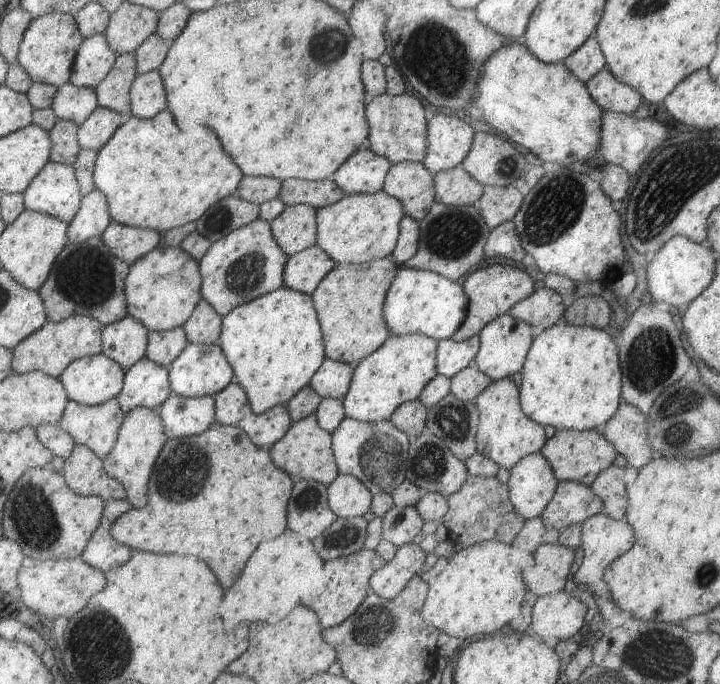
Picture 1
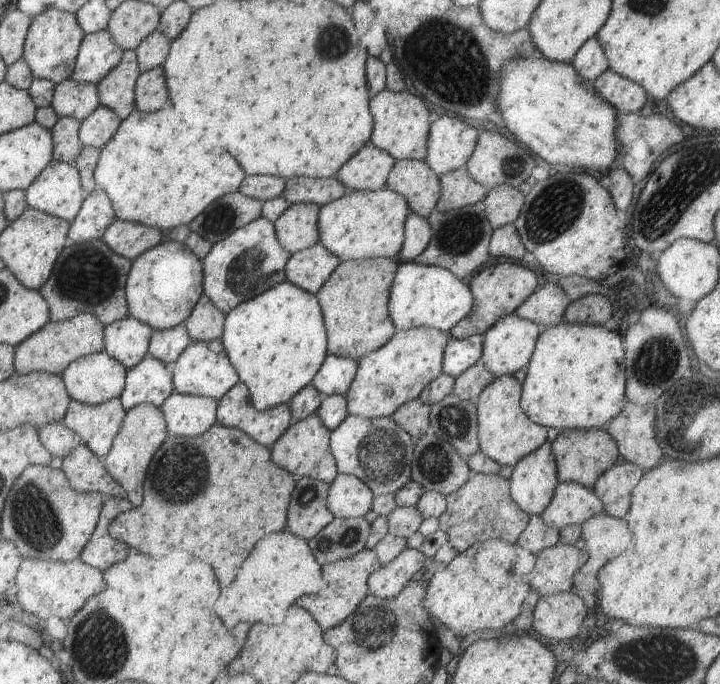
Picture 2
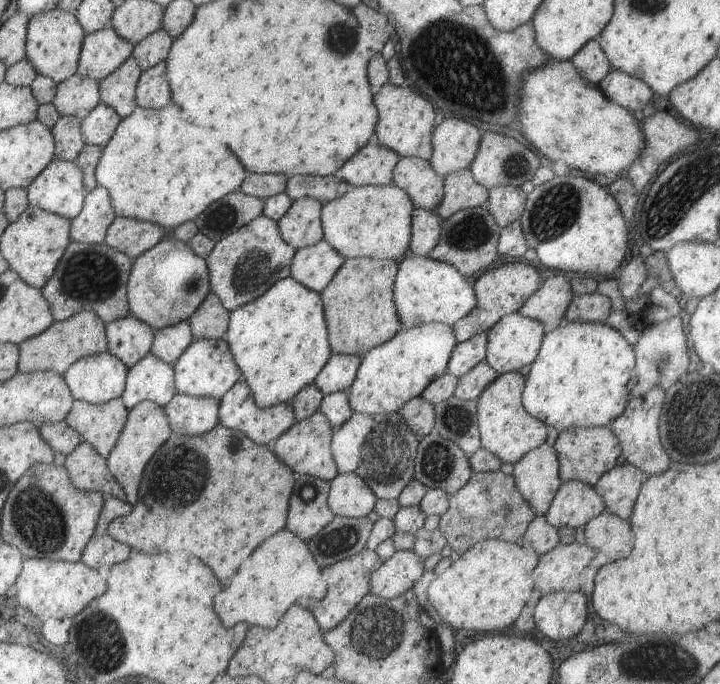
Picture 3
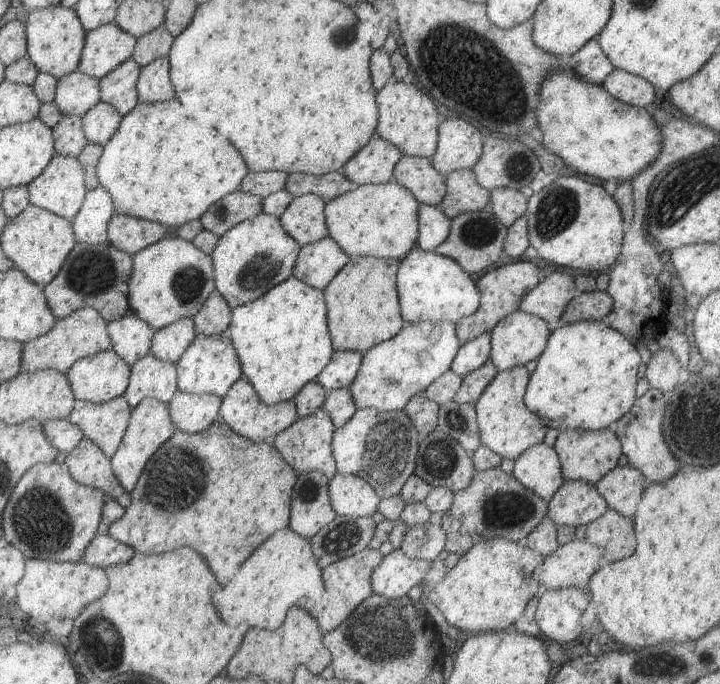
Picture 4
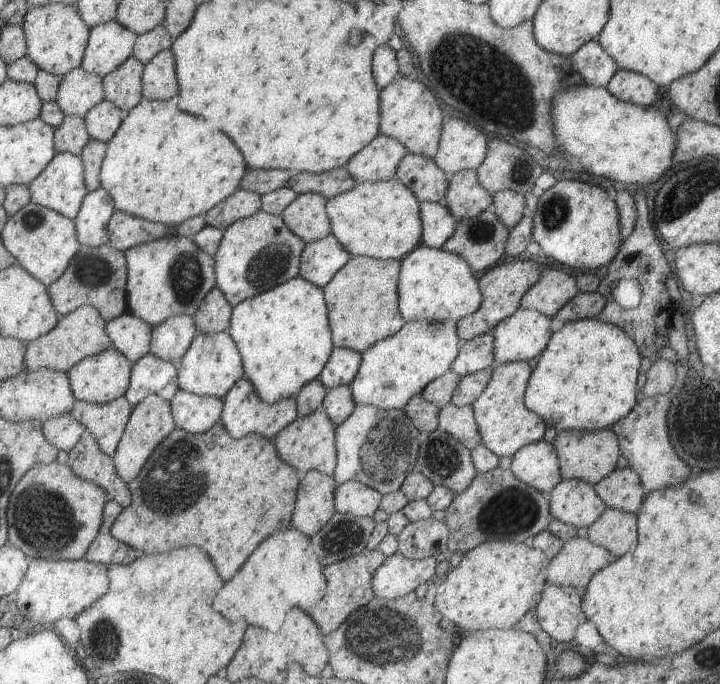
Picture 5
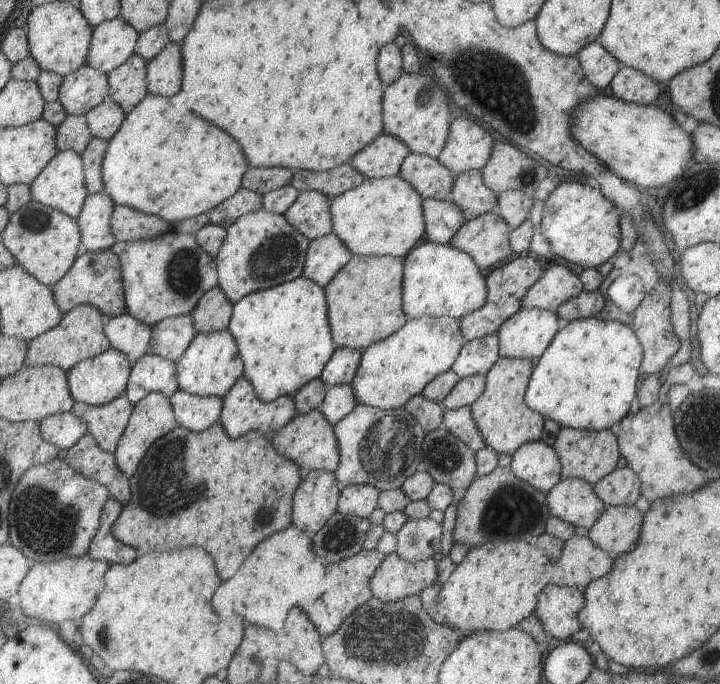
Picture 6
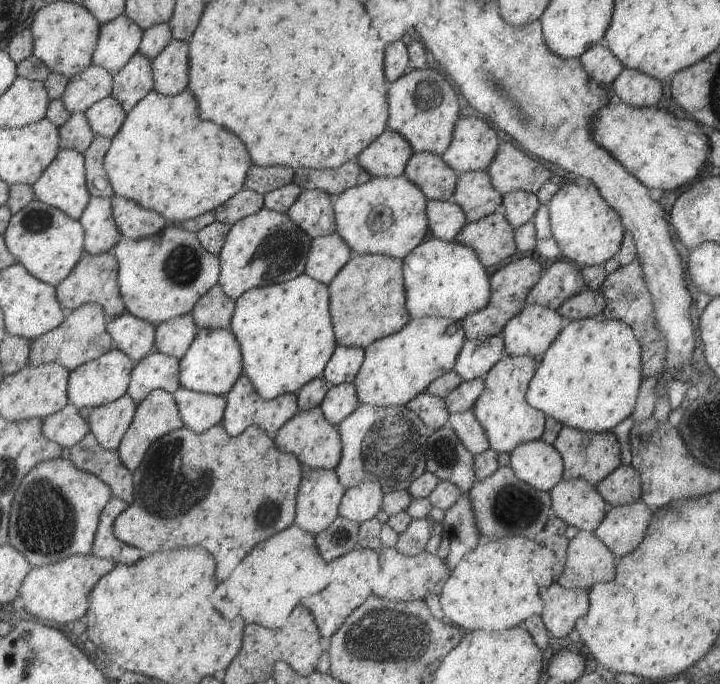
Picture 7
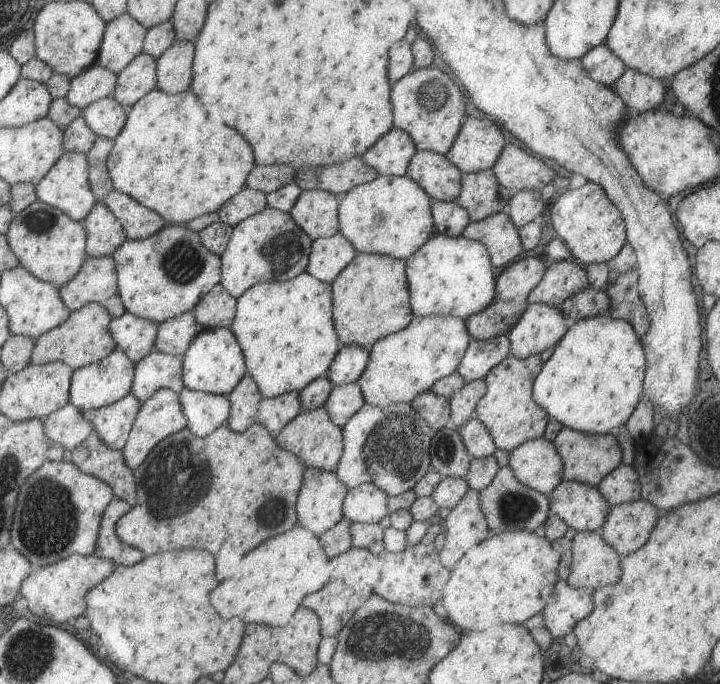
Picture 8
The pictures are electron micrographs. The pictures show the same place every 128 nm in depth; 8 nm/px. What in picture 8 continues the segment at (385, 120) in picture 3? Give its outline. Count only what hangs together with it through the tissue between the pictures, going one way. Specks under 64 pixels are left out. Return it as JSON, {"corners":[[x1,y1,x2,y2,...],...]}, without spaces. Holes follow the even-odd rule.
{"corners":[[436,68,413,69,390,83,393,127,404,130,416,151,444,155,453,144,465,115,465,93,451,74]]}

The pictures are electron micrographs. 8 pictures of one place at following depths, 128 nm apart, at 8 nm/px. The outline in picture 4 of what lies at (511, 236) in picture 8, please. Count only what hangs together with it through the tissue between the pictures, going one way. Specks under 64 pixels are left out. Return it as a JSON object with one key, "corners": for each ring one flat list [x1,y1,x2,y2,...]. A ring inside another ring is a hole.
{"corners":[[483,210,471,211,450,219,449,236,432,251,454,260,468,275,479,274,501,258,505,237,506,228,493,213]]}

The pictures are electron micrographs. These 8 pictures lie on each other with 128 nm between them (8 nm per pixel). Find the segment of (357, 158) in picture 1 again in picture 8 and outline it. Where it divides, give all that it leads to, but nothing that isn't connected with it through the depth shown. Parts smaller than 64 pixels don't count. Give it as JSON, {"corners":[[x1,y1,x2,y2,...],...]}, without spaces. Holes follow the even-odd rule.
{"corners":[[391,127,373,143,360,159,378,175,400,177,406,174,409,159,416,153,409,135]]}

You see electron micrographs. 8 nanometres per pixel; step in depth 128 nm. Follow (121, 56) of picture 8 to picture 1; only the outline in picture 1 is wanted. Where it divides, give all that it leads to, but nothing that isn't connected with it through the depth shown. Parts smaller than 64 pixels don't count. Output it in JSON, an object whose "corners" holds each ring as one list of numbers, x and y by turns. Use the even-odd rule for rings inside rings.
{"corners":[[104,34,82,38,77,48,68,82,74,86,95,89,113,68,117,54,109,48]]}

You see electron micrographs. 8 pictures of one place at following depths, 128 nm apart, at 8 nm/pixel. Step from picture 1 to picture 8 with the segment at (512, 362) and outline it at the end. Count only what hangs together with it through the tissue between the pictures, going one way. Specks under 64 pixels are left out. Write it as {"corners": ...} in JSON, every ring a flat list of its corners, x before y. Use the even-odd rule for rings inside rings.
{"corners":[[528,303,517,322,505,334,509,339,510,354,522,359,539,355,549,346,555,346,567,330,565,319,558,307]]}

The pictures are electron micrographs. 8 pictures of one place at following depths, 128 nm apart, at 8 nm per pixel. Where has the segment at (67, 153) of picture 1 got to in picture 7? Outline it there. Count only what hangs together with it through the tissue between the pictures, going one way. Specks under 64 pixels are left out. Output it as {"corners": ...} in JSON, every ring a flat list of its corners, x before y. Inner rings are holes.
{"corners":[[70,113,69,118,58,127,59,148,73,149,83,154,94,137,85,113]]}

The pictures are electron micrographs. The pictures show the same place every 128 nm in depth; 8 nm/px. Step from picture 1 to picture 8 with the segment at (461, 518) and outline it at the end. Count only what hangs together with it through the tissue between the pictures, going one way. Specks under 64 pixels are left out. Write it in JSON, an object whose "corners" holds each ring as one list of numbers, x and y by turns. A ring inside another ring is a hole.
{"corners":[[509,466,498,468,493,480,478,492,478,499,487,528,493,530,495,535,513,530,525,530,531,533,537,526,545,522,550,513,548,495,530,489,527,485,522,485,514,477]]}

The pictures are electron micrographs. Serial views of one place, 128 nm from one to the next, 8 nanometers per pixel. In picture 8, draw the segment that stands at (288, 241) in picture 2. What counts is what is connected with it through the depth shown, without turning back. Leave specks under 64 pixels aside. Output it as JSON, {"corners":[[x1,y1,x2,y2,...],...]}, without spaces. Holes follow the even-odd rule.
{"corners":[[302,190,288,212,297,226,314,241,338,232,339,197,320,190]]}

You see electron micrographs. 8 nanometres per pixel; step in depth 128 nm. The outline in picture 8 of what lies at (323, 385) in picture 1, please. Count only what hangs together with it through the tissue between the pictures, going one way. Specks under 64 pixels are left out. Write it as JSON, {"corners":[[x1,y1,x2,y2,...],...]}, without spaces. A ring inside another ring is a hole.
{"corners":[[340,343,325,376,334,385,355,383,368,361,368,348]]}

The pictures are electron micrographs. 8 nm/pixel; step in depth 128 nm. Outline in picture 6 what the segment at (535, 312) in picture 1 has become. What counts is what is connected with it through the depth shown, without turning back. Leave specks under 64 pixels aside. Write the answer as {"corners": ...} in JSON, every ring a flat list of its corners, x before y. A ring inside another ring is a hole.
{"corners":[[553,264,542,271,541,278,525,291,522,306,555,313,562,302,577,296,581,291,583,287,577,275,561,264]]}

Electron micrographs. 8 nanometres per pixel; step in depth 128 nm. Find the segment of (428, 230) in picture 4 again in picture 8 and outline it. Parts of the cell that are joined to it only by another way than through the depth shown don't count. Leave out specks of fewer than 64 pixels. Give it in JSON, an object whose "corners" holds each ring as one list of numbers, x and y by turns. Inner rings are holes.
{"corners":[[433,201,430,206,435,233,459,237,470,222,467,211,454,201]]}

